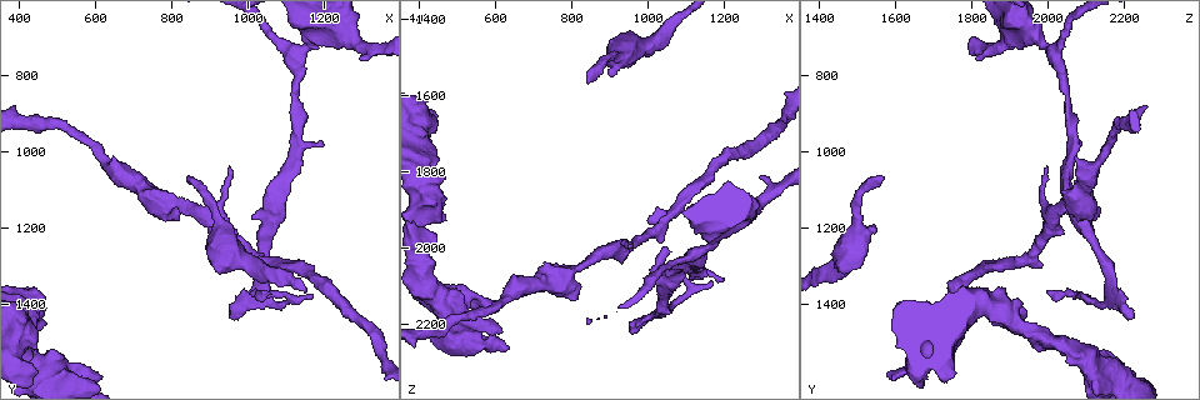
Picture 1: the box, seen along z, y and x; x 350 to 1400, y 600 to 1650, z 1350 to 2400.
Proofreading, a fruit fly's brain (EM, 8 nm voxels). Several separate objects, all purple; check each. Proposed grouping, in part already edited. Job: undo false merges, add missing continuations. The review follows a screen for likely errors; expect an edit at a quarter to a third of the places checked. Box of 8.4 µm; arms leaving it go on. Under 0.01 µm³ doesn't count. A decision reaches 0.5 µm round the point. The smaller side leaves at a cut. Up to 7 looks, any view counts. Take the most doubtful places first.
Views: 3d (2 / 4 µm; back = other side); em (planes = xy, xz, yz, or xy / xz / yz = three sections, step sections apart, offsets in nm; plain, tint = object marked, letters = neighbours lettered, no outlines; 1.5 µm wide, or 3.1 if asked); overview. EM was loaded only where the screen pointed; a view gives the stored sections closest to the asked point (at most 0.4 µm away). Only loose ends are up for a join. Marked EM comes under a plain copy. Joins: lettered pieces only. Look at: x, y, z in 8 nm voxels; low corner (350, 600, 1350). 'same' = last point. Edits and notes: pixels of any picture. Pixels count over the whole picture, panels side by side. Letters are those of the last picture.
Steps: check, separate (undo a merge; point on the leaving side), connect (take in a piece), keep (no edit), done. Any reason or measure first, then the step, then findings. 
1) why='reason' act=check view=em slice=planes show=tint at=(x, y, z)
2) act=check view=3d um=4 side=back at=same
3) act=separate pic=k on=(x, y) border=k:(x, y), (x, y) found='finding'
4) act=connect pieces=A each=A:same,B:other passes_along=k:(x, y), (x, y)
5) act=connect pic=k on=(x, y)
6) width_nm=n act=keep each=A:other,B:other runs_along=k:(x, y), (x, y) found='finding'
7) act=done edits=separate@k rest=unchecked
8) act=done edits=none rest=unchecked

why='branch stops here' act=check view=3d um=2 at=(955, 1435, 2225)

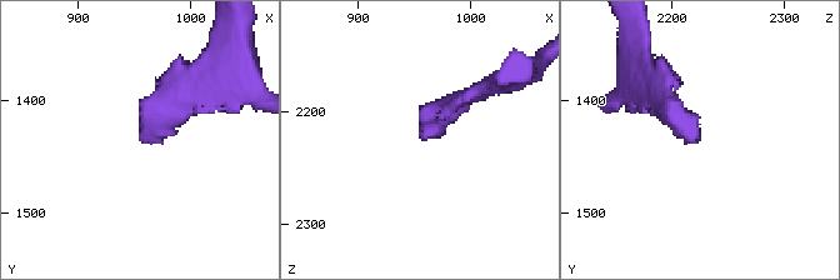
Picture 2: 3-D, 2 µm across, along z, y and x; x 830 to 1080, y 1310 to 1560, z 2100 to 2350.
why='shape alone is not enough' act=check view=em slice=planes show=letters at=(952, 1432, 2222)

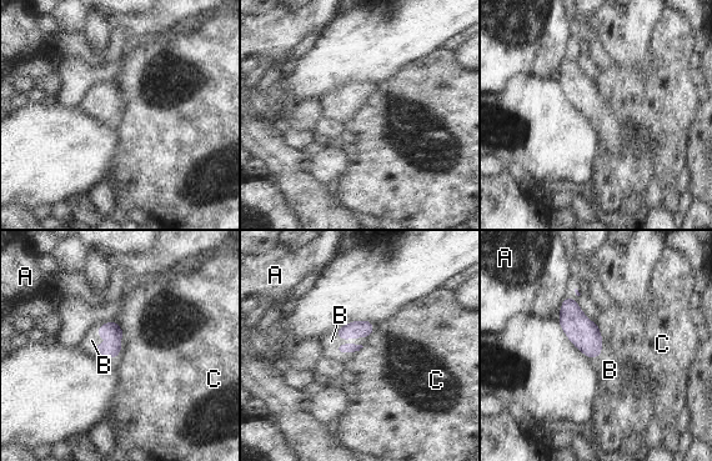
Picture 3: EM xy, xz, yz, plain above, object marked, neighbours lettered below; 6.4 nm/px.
longest_contact=B:220nm act=connect pieces=B each=A:other,B:same,C:other passes_along=3:(110, 330), (110, 337), (91, 340) found='the neuron continues'

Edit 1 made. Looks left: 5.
act=check view=overview

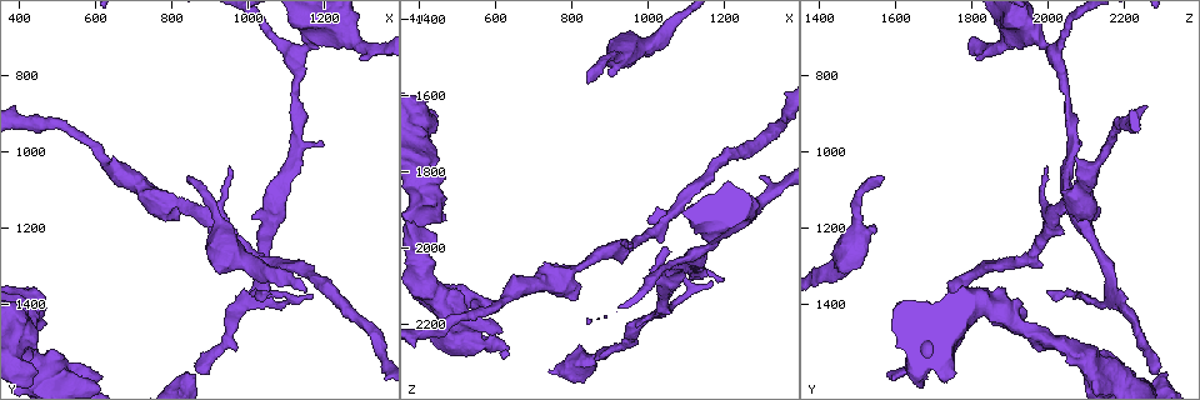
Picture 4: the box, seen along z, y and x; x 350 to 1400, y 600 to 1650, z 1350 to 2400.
why='an open end' act=check view=em slice=planes show=tint at=(1165, 1365, 2090)

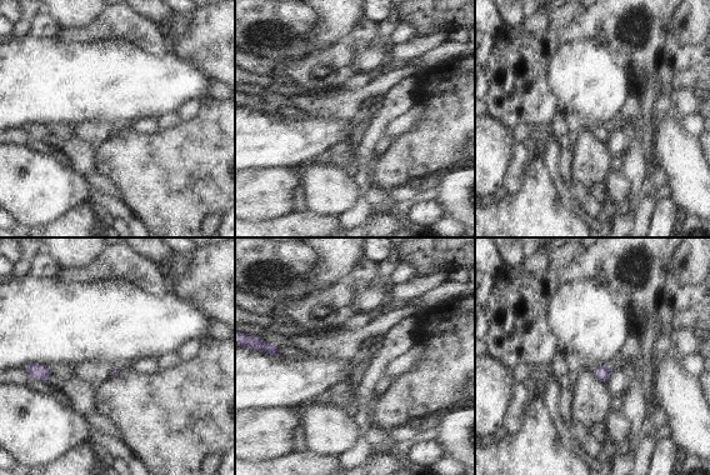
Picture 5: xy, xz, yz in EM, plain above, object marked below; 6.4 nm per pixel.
act=check view=em slice=planes show=letters at=same

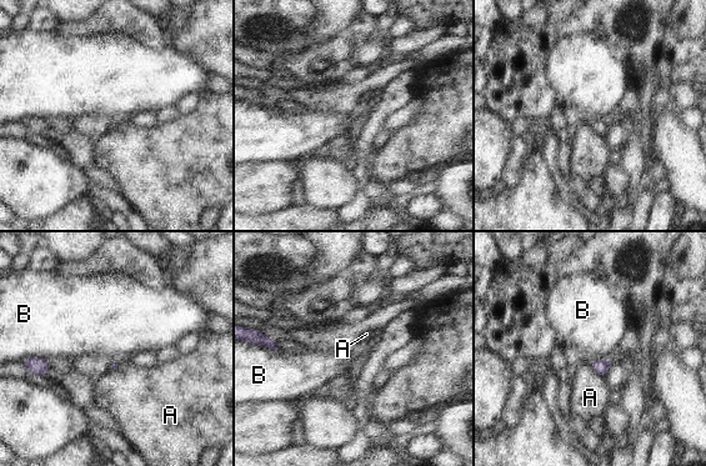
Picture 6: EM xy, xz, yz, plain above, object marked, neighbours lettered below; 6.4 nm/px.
act=keep each=A:other,B:other border=6:(43, 356), (29, 356), (25, 360) found='none of them fits'

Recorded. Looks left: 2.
act=done edits=connect@3 rest=unchecked

